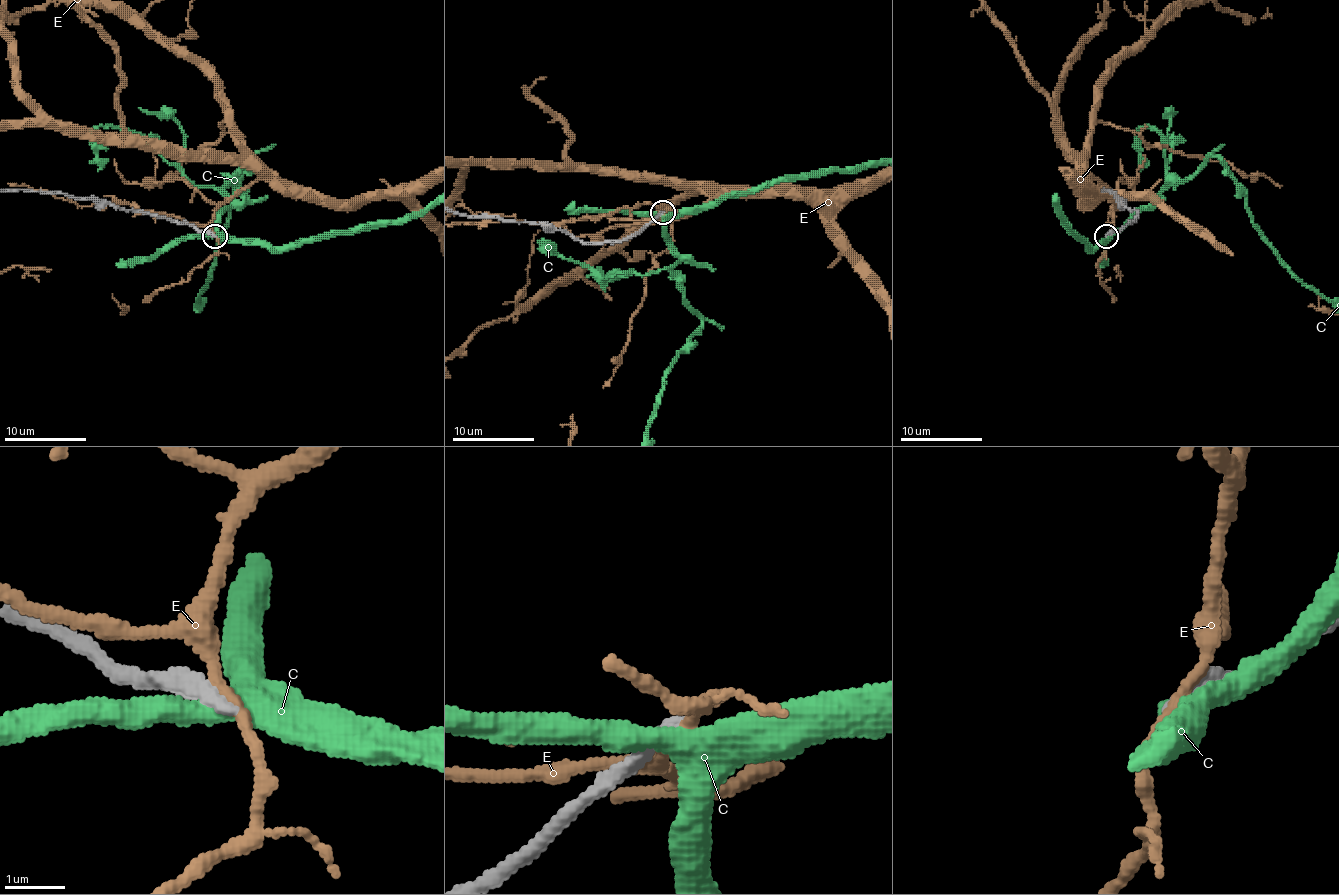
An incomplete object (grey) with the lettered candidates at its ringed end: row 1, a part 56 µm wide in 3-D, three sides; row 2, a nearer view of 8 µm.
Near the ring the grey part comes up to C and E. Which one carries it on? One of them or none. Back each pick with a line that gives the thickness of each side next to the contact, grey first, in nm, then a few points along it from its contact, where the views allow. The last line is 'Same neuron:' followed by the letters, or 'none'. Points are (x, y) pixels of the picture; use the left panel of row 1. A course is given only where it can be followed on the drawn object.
Same neuron: none

